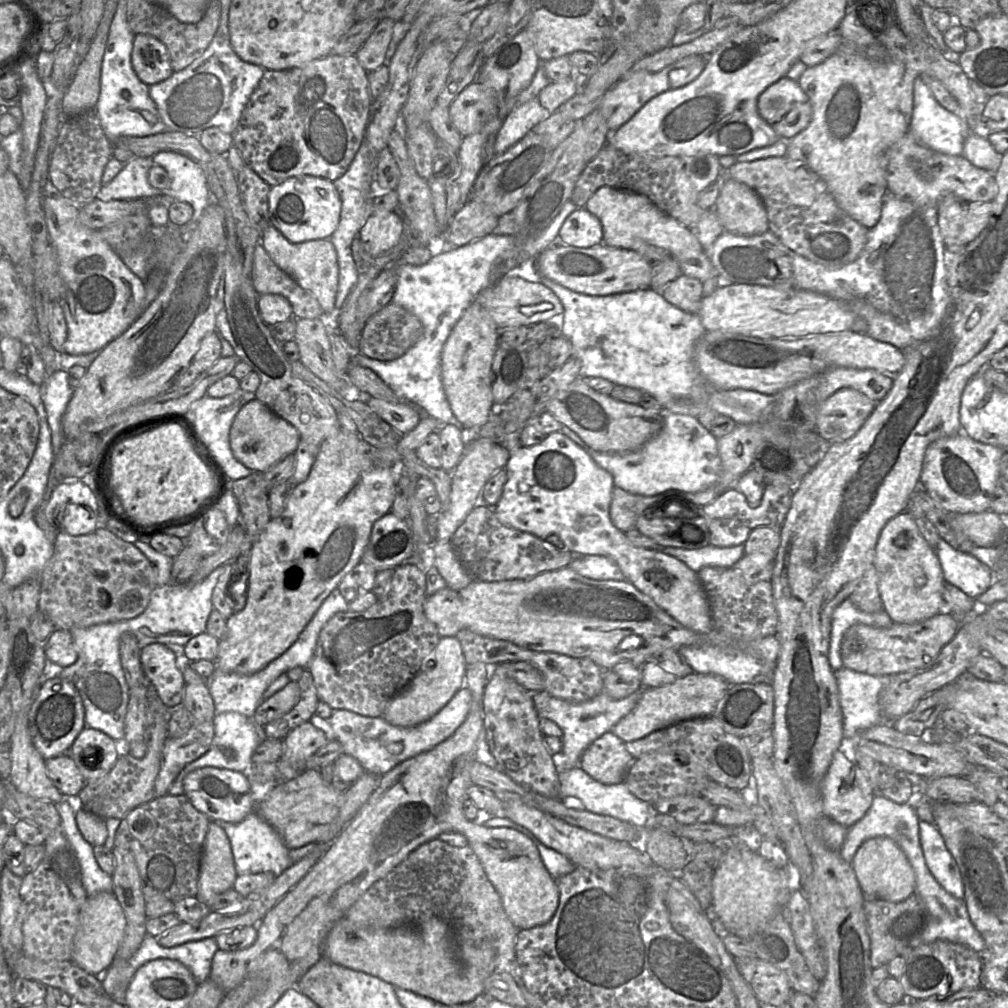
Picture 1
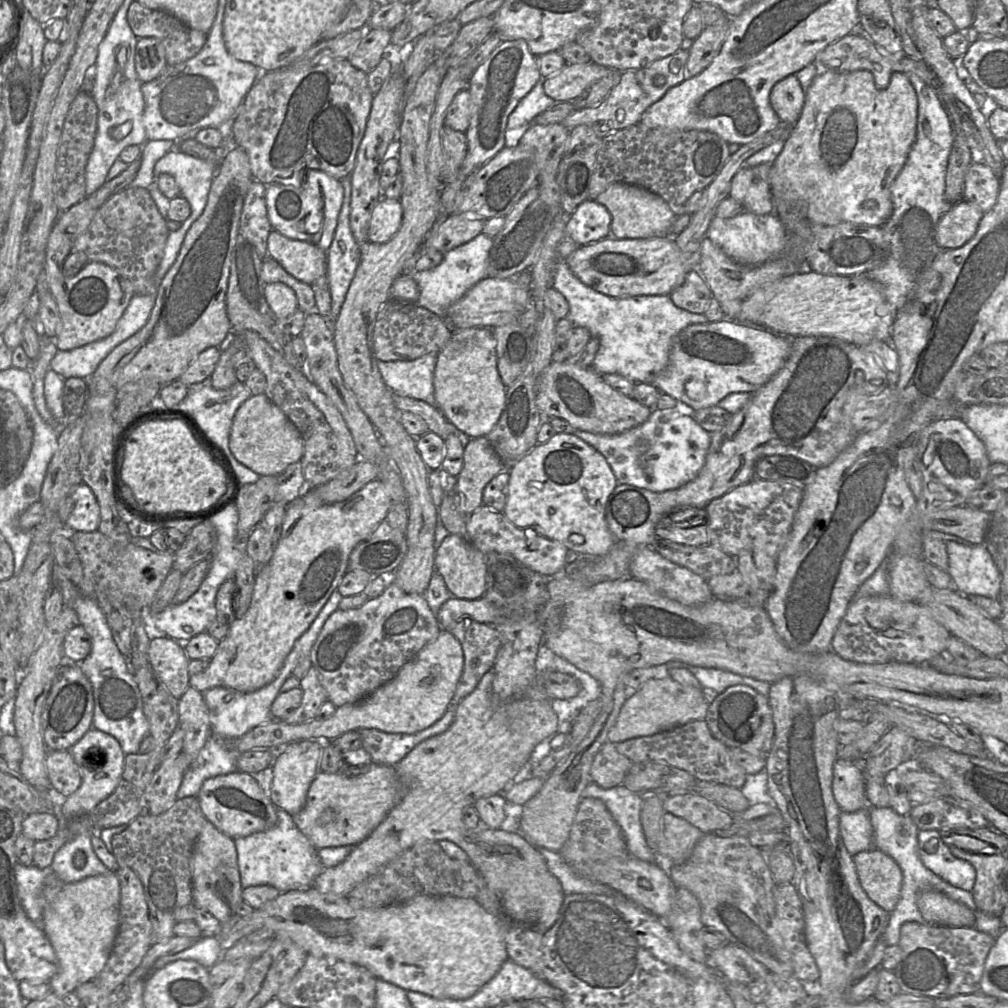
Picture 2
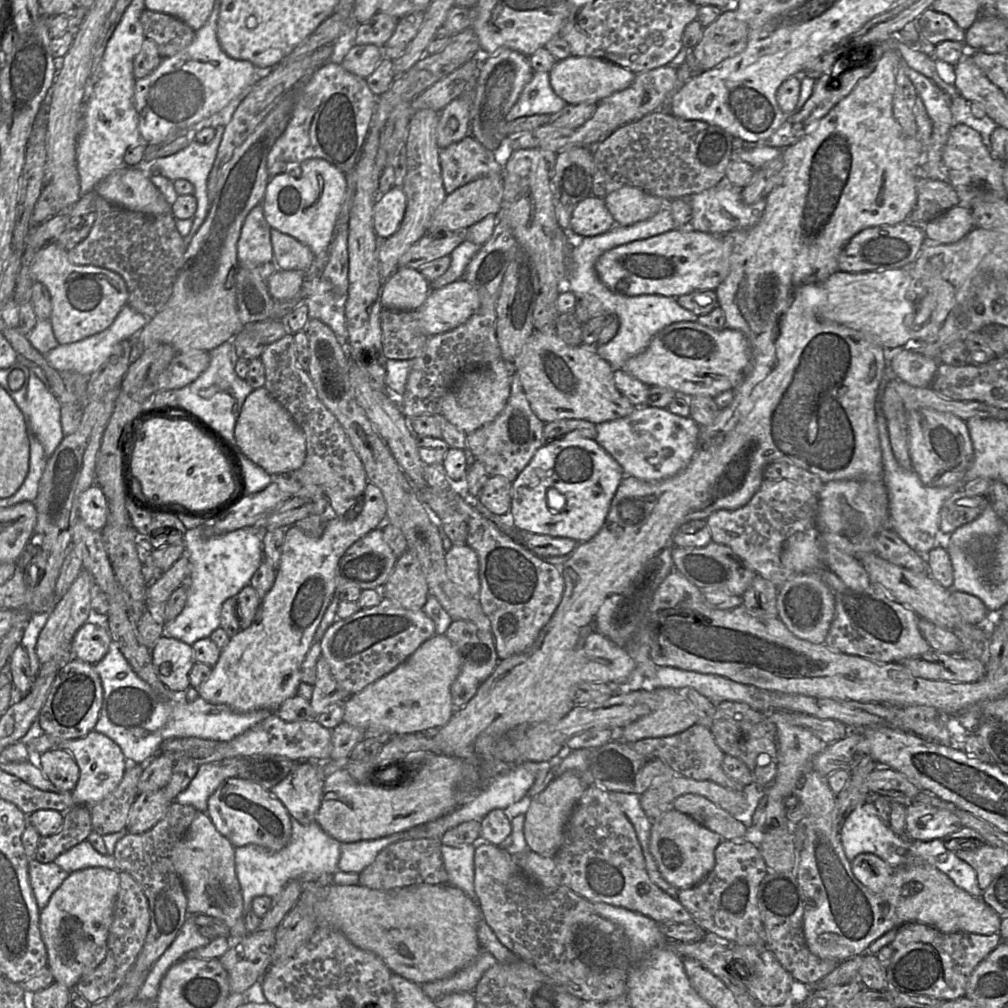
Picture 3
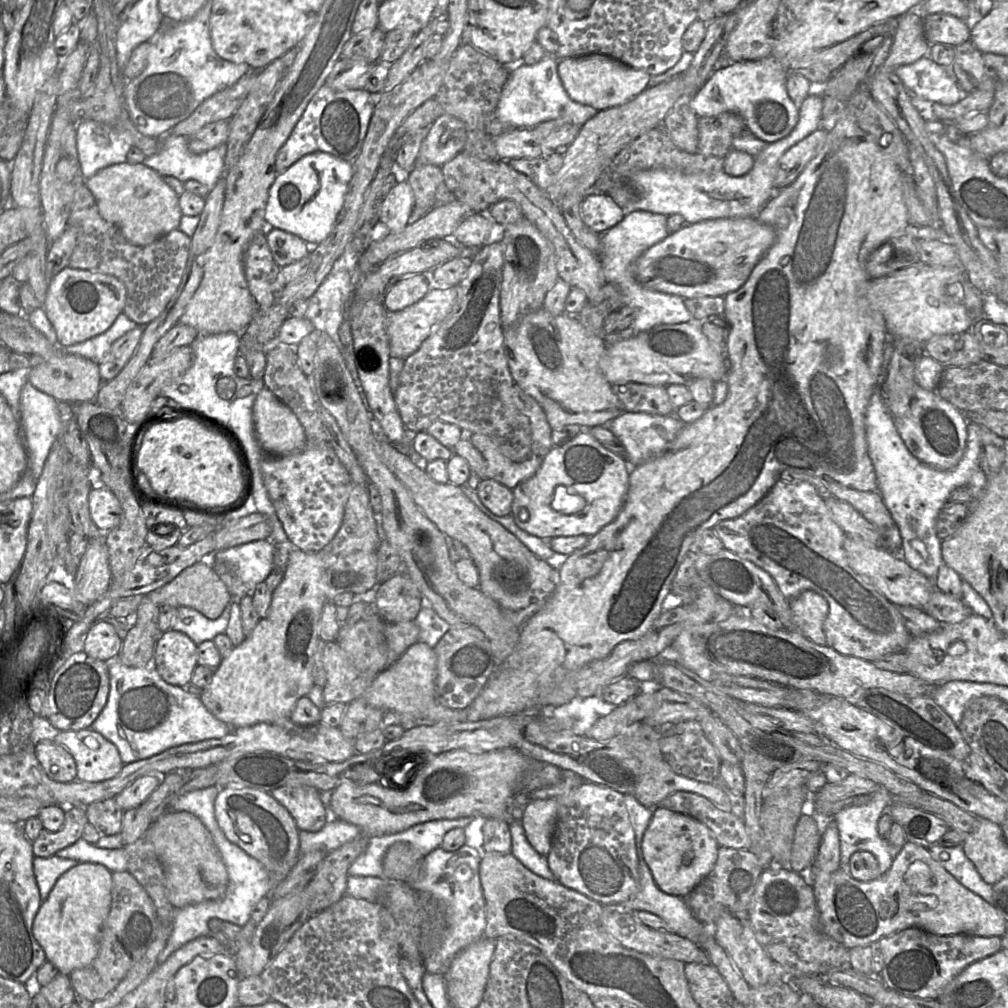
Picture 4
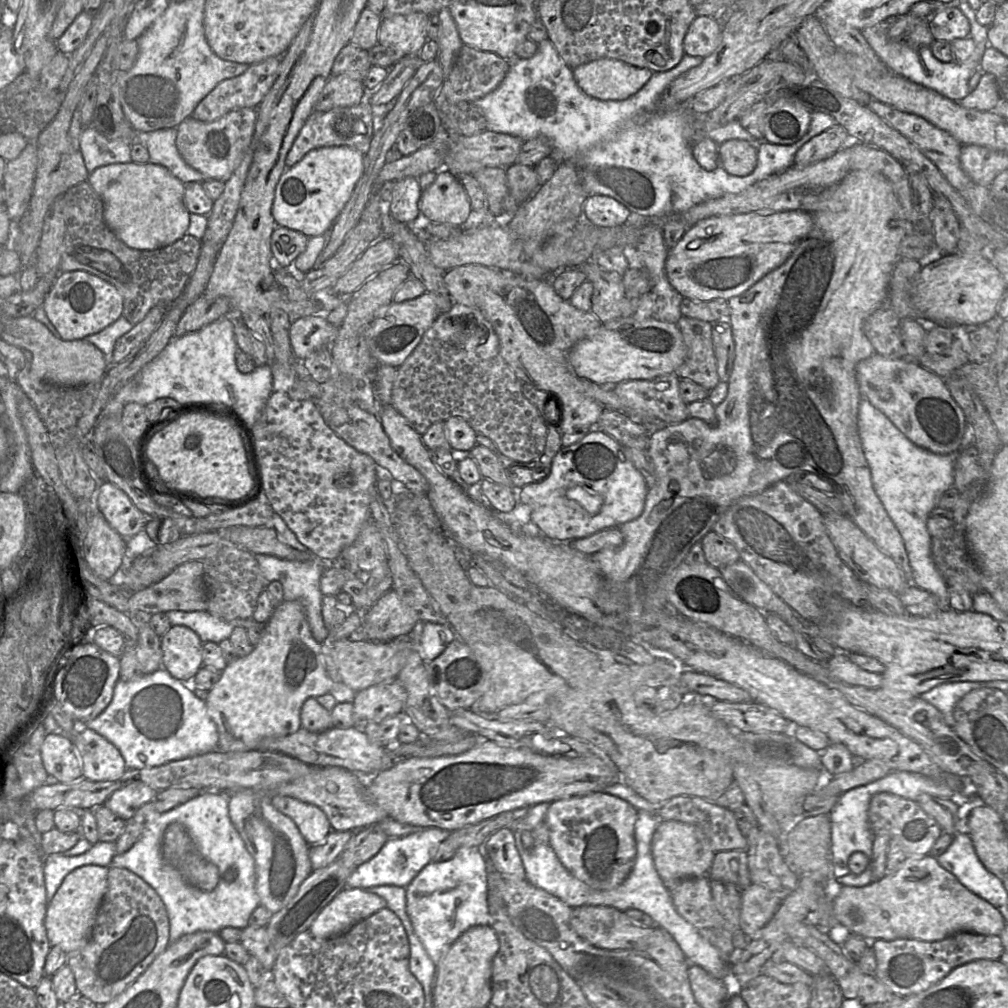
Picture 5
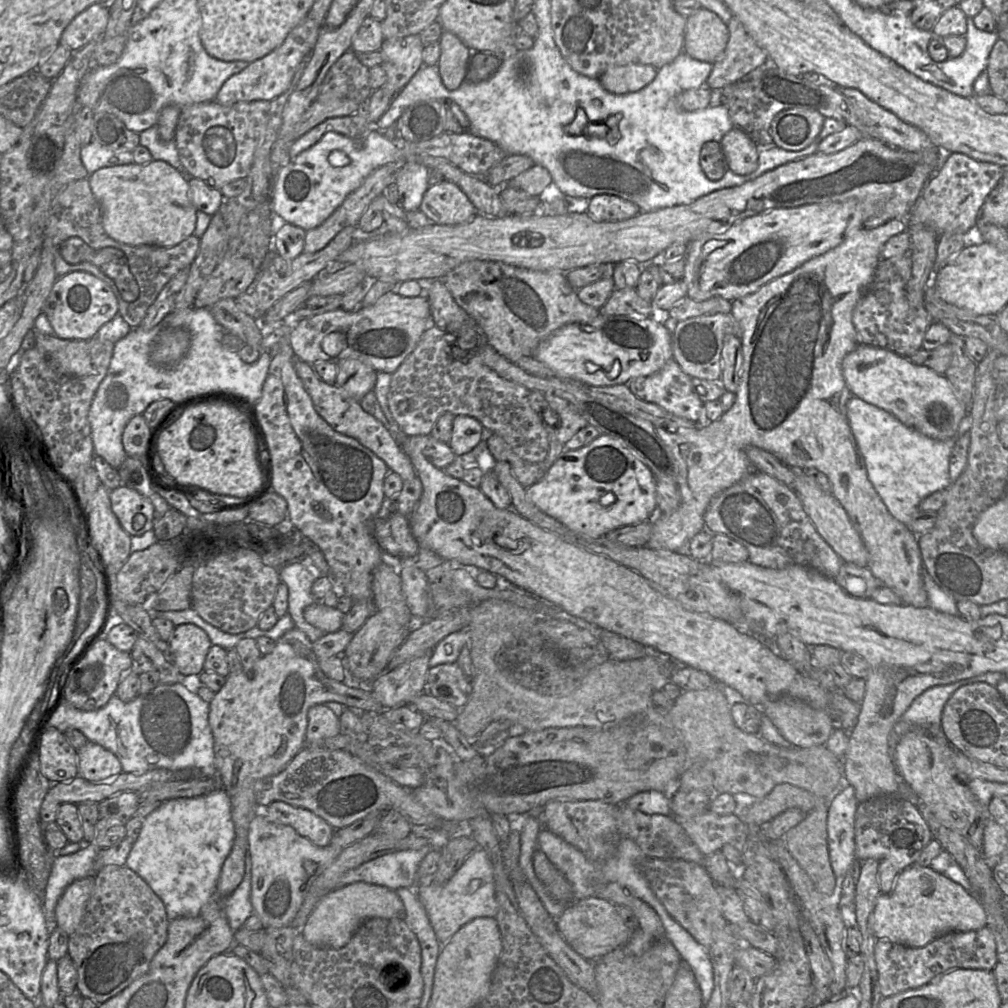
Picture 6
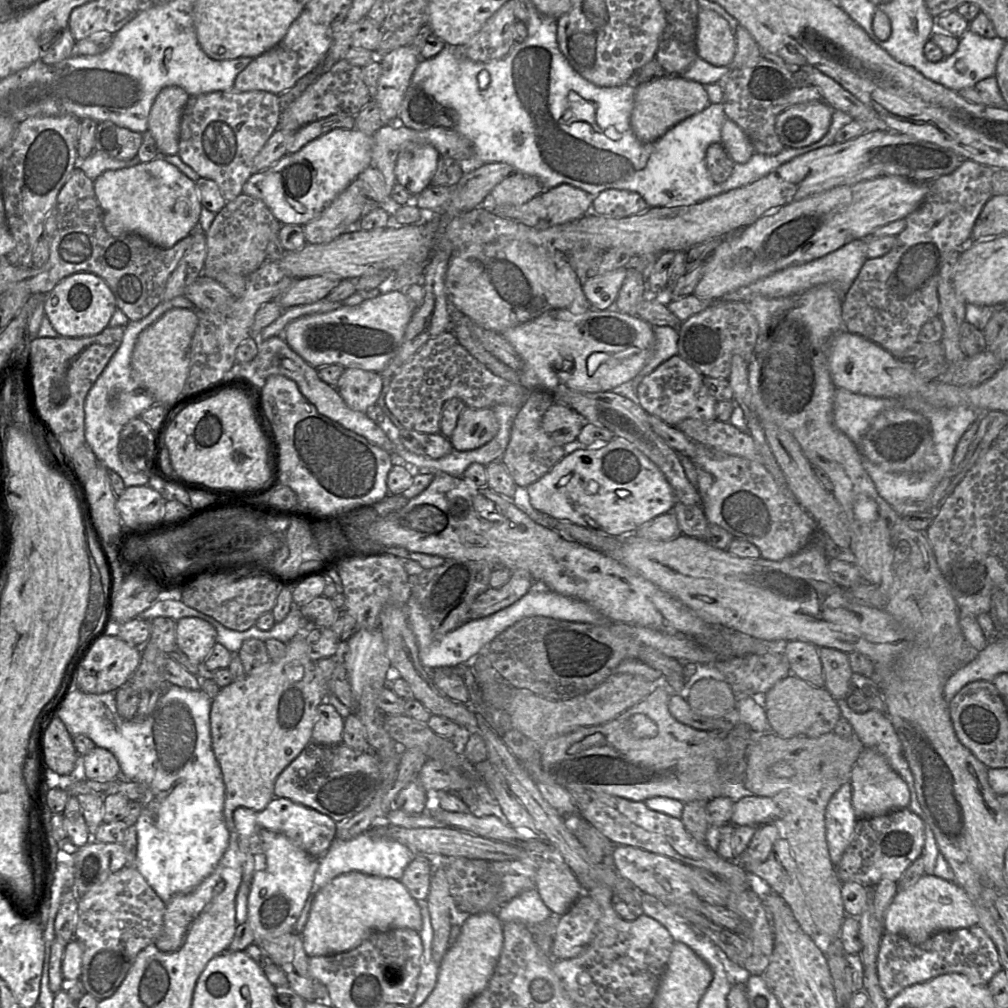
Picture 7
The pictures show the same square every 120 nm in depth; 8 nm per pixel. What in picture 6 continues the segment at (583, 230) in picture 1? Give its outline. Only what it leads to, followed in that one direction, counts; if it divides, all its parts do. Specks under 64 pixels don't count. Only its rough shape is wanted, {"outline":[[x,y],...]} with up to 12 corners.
{"outline":[[601,194],[588,200],[596,221],[630,219],[641,211],[633,202]]}

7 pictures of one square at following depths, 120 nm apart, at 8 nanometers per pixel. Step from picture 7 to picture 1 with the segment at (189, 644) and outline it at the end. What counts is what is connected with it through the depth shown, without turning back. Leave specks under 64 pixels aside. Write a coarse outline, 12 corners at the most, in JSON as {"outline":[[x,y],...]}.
{"outline":[[162,643],[140,651],[143,672],[170,709],[182,706],[181,655]]}

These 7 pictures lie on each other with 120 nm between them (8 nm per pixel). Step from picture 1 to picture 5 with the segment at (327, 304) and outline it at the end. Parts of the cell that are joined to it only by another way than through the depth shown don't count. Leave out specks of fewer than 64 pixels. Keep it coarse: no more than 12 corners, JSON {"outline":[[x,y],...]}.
{"outline":[[277,226],[271,235],[276,266],[292,266],[308,238]]}

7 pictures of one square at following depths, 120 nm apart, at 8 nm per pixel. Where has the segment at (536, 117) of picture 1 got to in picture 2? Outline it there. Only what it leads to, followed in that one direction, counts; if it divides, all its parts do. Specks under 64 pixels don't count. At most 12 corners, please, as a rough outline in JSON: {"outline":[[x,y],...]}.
{"outline":[[542,78],[519,102],[506,130],[527,128],[557,103]]}

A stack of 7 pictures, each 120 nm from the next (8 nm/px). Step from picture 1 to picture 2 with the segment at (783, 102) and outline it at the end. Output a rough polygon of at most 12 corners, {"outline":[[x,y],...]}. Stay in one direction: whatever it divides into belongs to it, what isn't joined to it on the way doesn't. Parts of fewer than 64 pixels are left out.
{"outline":[[795,75],[774,85],[770,104],[781,124],[801,116],[806,91]]}

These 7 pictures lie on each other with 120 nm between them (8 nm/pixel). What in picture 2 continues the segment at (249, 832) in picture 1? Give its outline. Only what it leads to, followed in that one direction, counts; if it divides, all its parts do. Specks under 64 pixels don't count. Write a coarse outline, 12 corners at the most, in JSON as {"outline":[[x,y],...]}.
{"outline":[[293,816],[232,839],[242,887],[311,887],[354,847],[315,848]]}

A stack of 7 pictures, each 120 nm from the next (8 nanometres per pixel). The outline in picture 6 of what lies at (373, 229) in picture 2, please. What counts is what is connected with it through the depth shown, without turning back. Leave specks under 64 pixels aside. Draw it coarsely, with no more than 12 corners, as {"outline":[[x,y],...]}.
{"outline":[[417,162],[398,165],[394,182],[405,212],[420,208],[429,169]]}

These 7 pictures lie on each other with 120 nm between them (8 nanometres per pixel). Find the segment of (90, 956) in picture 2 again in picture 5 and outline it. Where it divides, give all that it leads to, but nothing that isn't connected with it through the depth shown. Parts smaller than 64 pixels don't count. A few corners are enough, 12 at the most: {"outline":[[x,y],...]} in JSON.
{"outline":[[108,867],[70,872],[47,905],[51,947],[91,937]]}

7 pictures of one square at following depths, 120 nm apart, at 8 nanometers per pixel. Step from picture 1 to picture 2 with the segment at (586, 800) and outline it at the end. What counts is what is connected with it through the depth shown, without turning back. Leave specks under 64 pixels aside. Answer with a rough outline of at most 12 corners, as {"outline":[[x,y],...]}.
{"outline":[[592,781],[582,797],[604,802],[631,854],[657,862],[641,823],[644,796]]}

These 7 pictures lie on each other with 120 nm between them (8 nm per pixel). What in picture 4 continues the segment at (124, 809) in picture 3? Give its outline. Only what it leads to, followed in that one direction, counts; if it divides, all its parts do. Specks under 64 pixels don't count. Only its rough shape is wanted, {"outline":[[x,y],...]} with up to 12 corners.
{"outline":[[115,798],[85,807],[100,838],[121,832],[124,810]]}

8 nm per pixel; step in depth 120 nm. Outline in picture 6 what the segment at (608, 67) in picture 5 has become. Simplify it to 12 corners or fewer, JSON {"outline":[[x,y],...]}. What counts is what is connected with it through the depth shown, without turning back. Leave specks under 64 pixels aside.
{"outline":[[646,64],[609,68],[599,77],[613,94],[637,92],[658,69]]}

